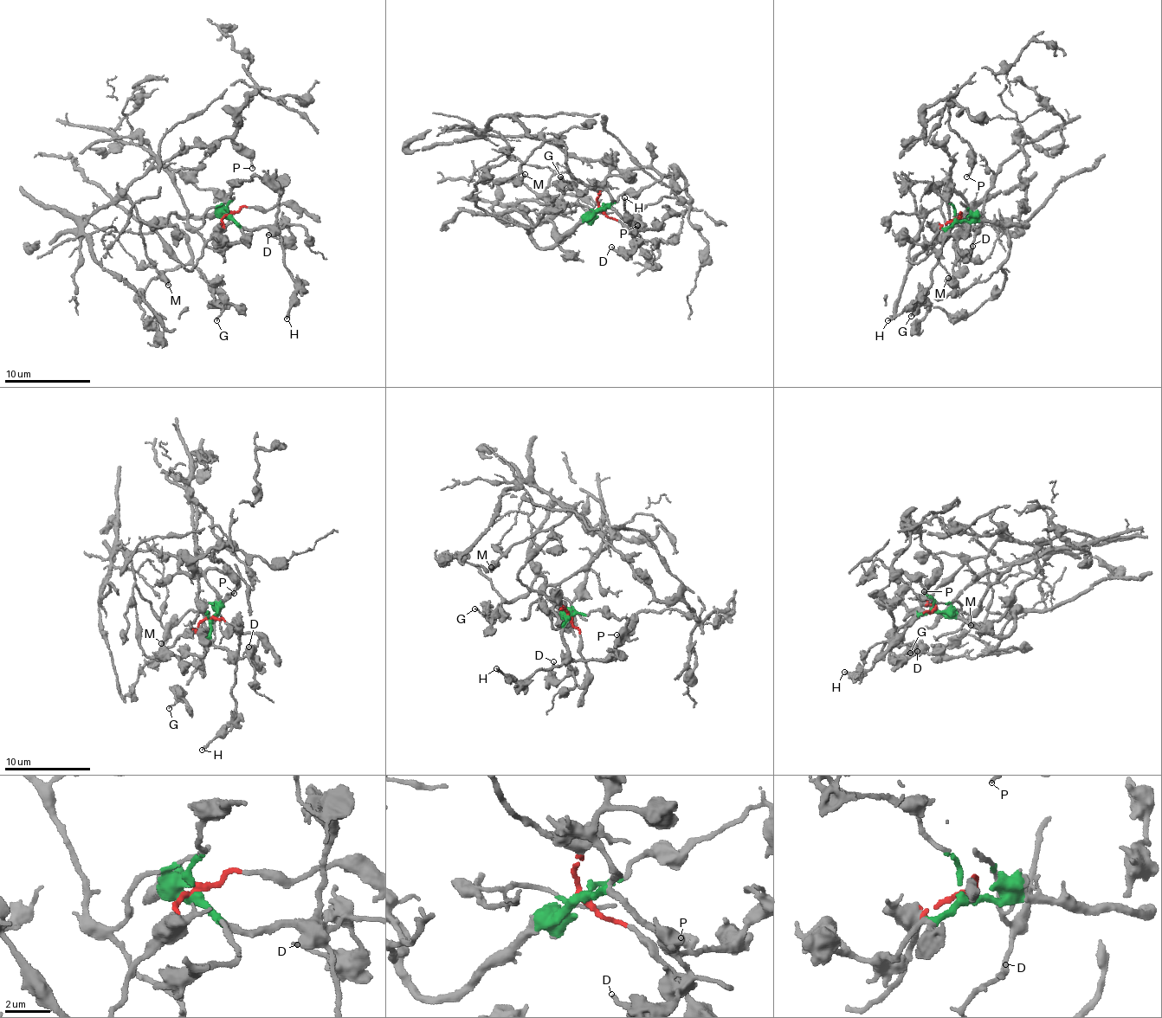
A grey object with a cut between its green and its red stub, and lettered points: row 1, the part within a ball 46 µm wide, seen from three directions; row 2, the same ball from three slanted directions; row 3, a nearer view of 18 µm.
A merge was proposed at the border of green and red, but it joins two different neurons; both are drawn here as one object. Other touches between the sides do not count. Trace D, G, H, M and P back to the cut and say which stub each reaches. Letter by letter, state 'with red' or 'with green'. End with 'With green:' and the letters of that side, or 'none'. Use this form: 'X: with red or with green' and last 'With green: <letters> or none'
D: with green
G: with green
H: with green
M: with red
P: with red
With green: D, G, H

